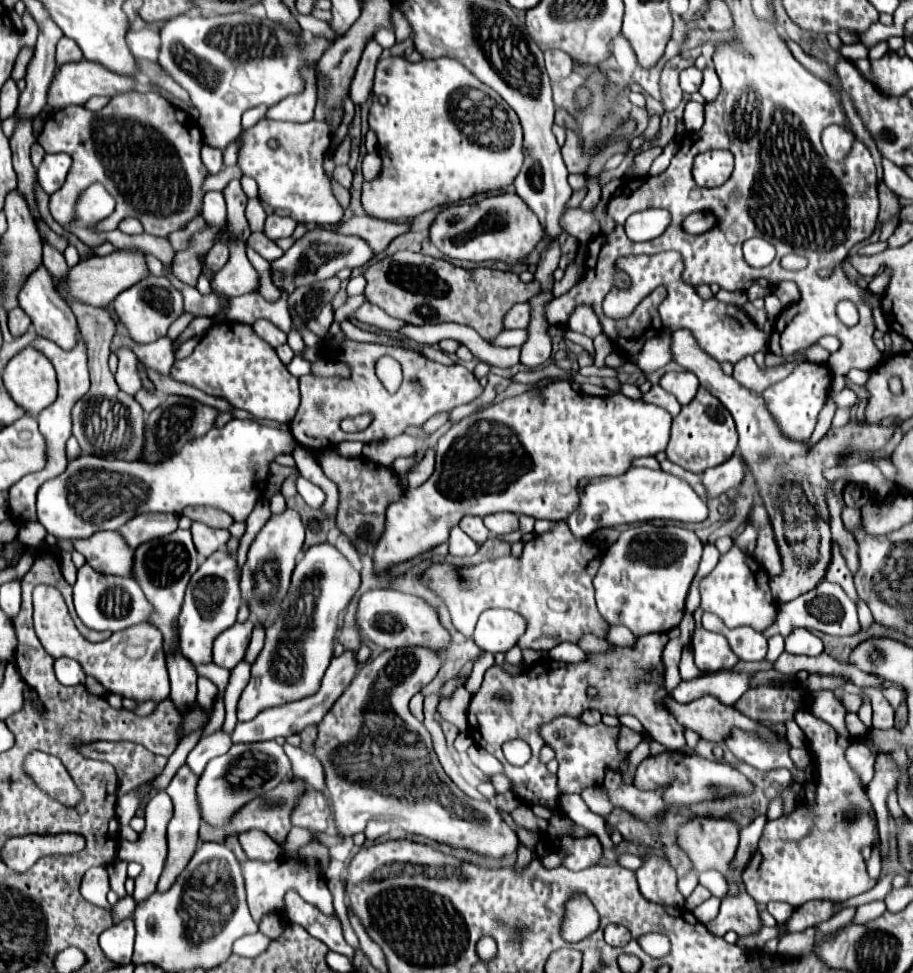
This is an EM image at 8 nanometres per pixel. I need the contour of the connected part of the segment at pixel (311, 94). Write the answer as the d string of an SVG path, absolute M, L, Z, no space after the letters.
M306 69L306 89L300 93L300 97L288 97L274 105L266 117L278 119L278 121L294 121L294 123L306 123L314 117L316 107L316 77L314 71Z

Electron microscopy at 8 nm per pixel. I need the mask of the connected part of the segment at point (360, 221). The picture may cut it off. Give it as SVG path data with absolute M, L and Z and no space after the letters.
M352 217L340 225L334 227L338 233L350 233L364 237L374 253L382 253L398 235L406 233L410 229L408 223L392 223L392 221L378 221L374 217Z

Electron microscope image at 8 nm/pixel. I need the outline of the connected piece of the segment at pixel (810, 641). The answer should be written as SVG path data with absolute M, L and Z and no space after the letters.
M794 627L784 641L784 649L792 655L820 655L824 651L822 641L802 627Z

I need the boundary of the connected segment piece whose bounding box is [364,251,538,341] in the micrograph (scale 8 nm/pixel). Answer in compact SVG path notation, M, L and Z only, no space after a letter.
M400 251L376 261L364 273L368 285L364 295L370 303L384 309L390 317L404 319L412 325L426 323L460 323L478 331L486 341L500 335L500 321L516 303L526 303L538 293L538 283L522 283L516 271L492 267L464 269L450 261L434 259L422 253Z

